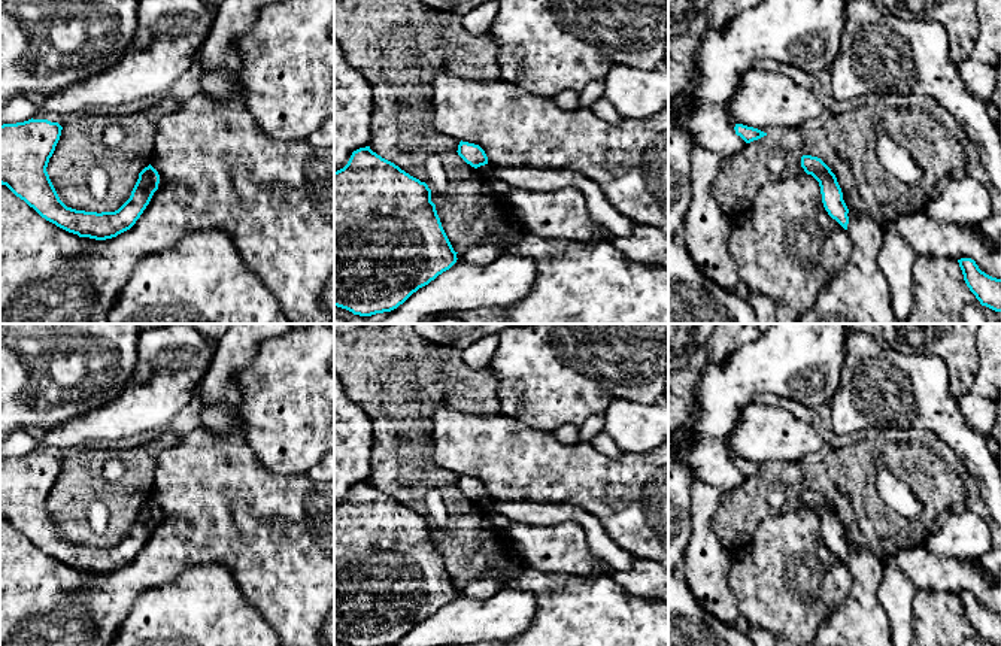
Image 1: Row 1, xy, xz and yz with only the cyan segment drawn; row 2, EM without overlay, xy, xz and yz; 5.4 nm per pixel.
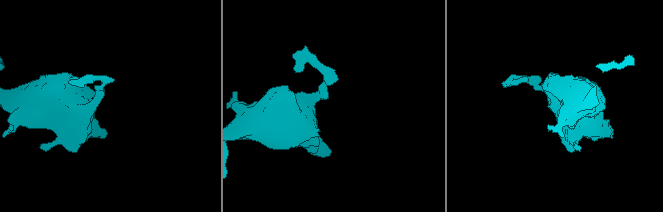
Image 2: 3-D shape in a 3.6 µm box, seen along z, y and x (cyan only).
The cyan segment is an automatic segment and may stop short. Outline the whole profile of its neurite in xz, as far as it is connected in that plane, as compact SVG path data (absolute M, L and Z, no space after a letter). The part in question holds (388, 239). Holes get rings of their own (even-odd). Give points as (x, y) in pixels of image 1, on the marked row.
M370 146L354 151L348 164L334 172L334 306L360 316L391 312L449 270L458 260L456 254L425 182L382 158Z

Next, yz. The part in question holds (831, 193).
M812 155L801 157L801 167L819 182L822 203L828 215L847 230L849 209L835 175L820 158Z

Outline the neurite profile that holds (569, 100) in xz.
M562 90L552 98L555 104L565 112L574 112L580 109L580 95L577 91Z

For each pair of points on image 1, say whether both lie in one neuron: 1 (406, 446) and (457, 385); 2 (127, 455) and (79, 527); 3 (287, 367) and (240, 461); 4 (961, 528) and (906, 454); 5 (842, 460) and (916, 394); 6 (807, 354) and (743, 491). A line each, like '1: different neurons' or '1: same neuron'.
1: same neuron
2: same neuron
3: different neurons
4: different neurons
5: different neurons
6: different neurons

